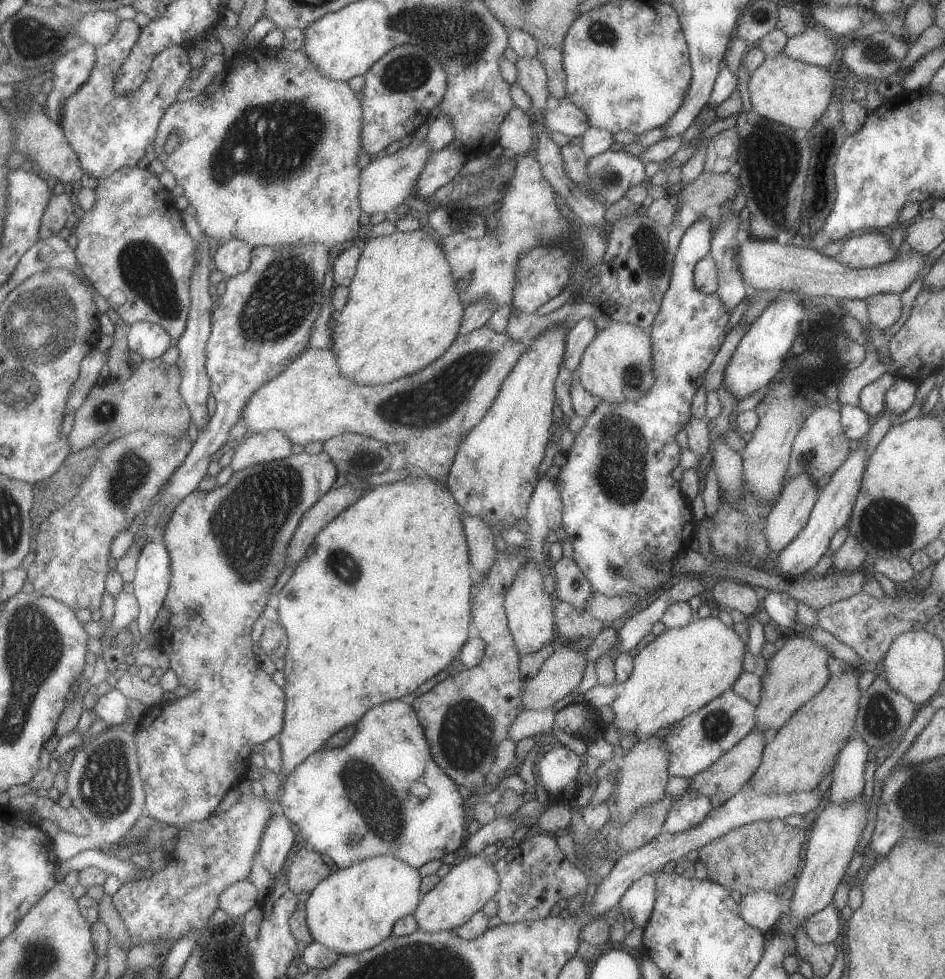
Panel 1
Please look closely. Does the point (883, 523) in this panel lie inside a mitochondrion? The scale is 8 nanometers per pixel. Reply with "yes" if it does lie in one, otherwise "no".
yes

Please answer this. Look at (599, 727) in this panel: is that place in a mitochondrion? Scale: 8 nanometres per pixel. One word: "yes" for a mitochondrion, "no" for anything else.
no

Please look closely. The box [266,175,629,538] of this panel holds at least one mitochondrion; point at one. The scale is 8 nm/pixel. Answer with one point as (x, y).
(435, 400)

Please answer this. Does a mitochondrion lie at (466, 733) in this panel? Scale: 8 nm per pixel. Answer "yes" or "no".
yes

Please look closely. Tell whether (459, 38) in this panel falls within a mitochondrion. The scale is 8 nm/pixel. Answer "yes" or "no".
yes

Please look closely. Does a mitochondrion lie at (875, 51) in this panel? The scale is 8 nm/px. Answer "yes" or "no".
yes

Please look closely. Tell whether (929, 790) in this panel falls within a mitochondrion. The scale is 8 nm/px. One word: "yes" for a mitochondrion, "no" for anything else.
yes

